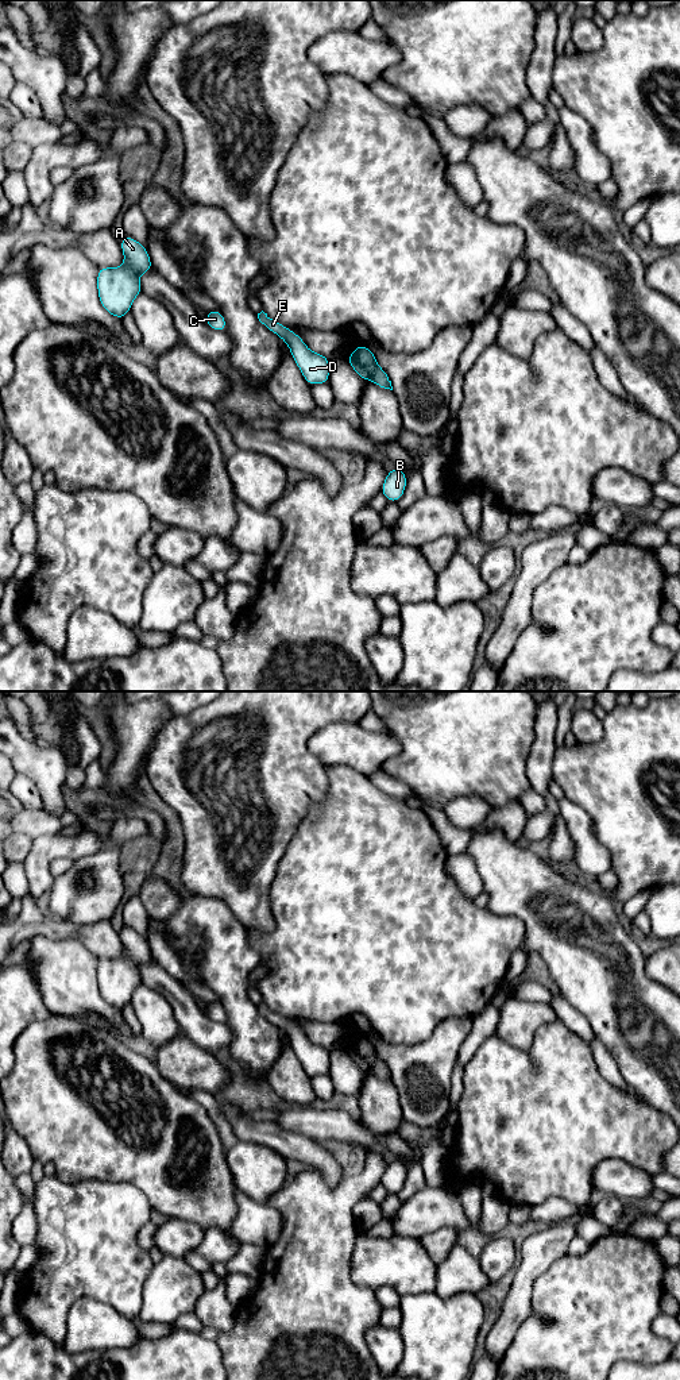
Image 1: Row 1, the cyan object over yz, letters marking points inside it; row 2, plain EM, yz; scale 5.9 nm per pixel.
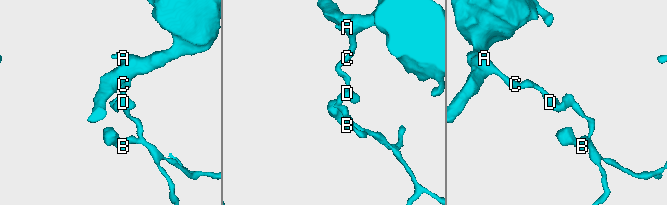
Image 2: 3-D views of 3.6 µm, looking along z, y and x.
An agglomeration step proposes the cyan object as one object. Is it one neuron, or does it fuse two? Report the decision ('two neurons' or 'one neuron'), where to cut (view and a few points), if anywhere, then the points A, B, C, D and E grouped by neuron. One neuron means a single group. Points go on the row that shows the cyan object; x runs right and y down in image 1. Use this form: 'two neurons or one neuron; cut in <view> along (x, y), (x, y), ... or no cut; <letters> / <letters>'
two neurons; cut in yz along (378, 366), (369, 378); A C D E / B

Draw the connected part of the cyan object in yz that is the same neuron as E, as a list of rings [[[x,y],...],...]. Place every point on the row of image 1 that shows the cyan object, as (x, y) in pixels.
[[[263,311],[258,313],[258,319],[268,331],[282,338],[289,346],[293,359],[310,386],[329,382],[331,358],[310,351],[301,336],[294,334],[291,328],[268,317]]]

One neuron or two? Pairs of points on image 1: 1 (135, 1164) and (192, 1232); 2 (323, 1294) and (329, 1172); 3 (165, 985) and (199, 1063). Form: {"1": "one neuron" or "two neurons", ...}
{"1": "two neurons", "2": "two neurons", "3": "two neurons"}

